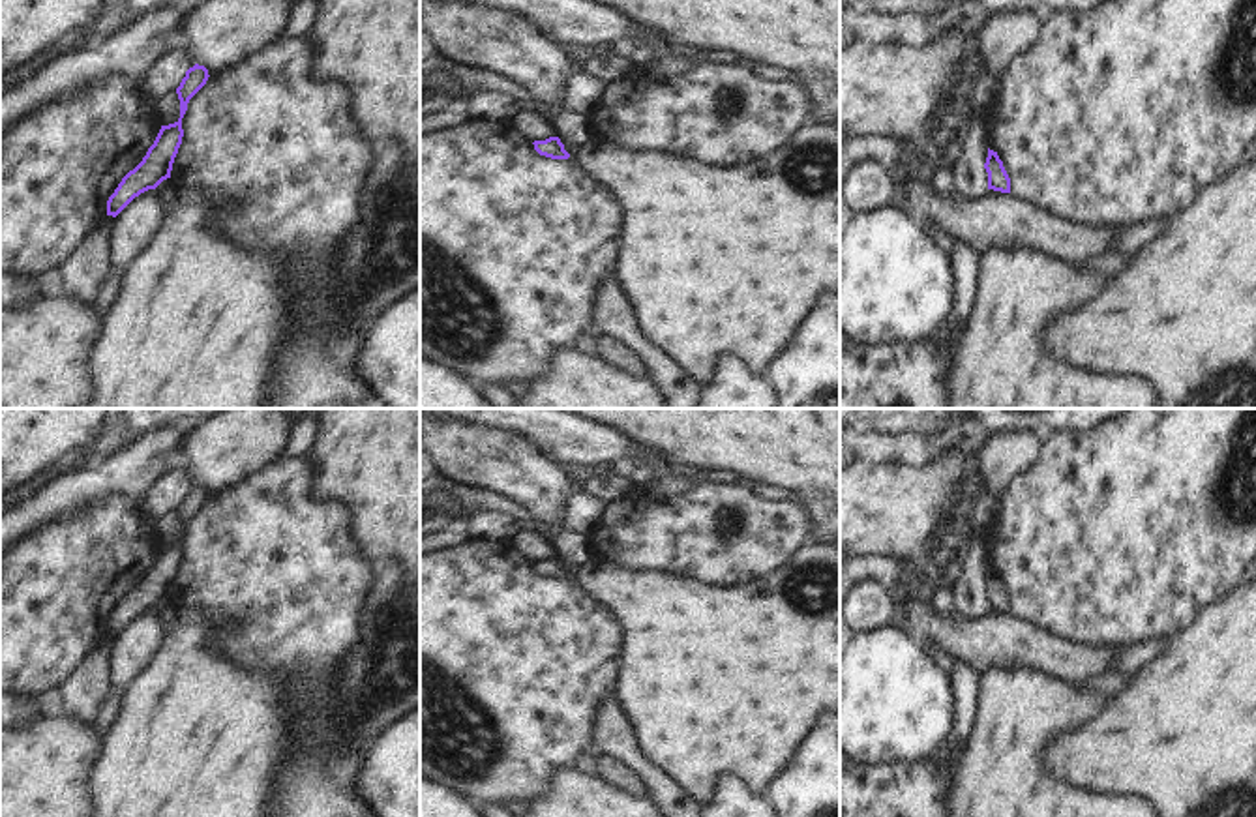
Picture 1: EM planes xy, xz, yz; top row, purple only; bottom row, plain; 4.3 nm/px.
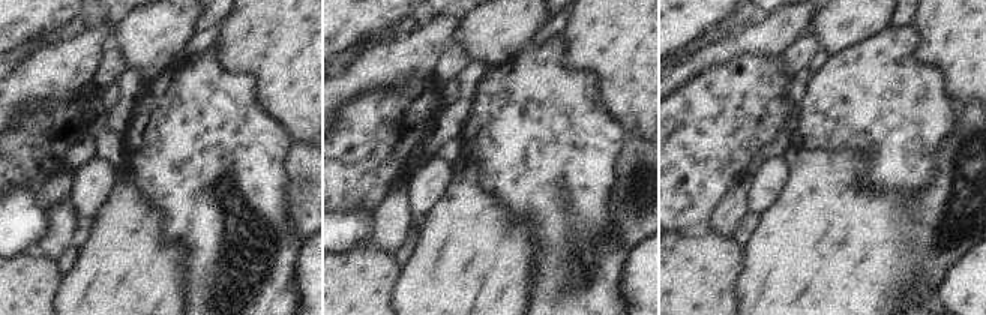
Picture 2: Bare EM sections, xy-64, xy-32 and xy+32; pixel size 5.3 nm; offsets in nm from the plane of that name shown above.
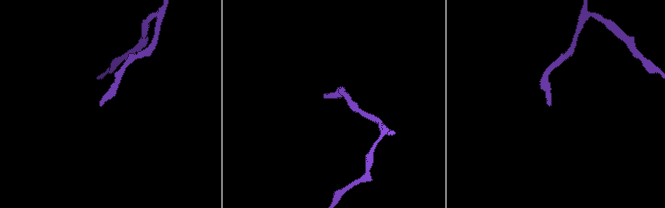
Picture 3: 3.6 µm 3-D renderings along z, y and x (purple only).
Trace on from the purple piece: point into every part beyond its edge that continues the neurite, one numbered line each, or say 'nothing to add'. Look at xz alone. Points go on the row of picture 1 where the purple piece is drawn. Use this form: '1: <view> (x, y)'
nothing to add

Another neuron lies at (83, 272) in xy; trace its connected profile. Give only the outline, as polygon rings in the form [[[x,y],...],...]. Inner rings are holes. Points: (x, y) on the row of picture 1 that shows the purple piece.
[[[105,215],[58,268],[58,289],[94,305],[112,262],[114,217]]]

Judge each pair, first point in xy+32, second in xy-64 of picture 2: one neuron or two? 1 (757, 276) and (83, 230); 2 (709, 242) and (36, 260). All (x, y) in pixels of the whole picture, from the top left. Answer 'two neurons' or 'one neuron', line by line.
1: two neurons
2: one neuron

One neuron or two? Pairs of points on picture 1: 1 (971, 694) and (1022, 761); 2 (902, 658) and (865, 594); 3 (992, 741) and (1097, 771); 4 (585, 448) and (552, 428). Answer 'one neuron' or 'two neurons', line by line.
1: two neurons
2: two neurons
3: two neurons
4: one neuron

